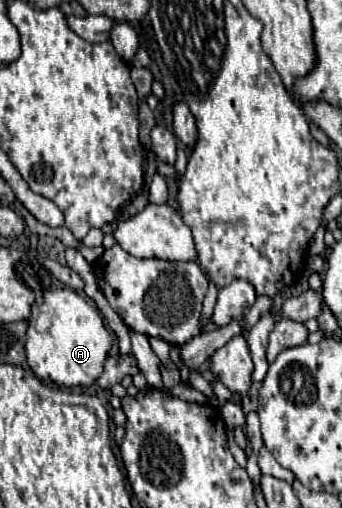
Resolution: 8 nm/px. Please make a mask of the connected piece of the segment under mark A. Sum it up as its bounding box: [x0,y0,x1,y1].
[25,289,111,387]

